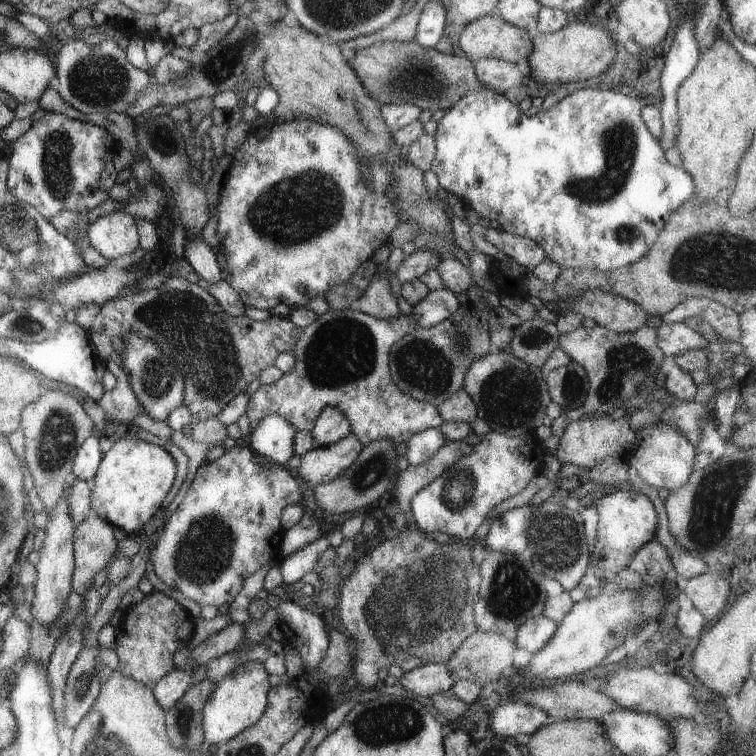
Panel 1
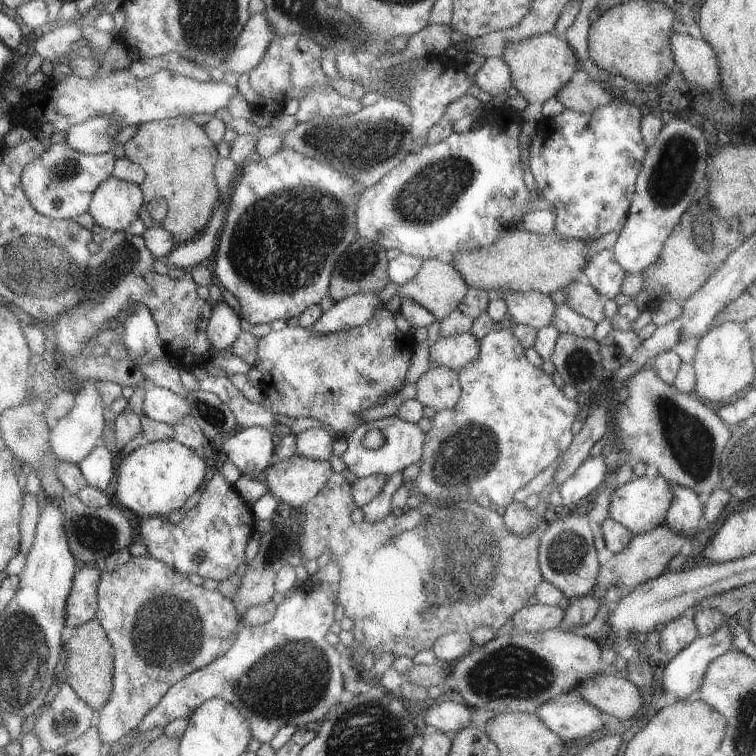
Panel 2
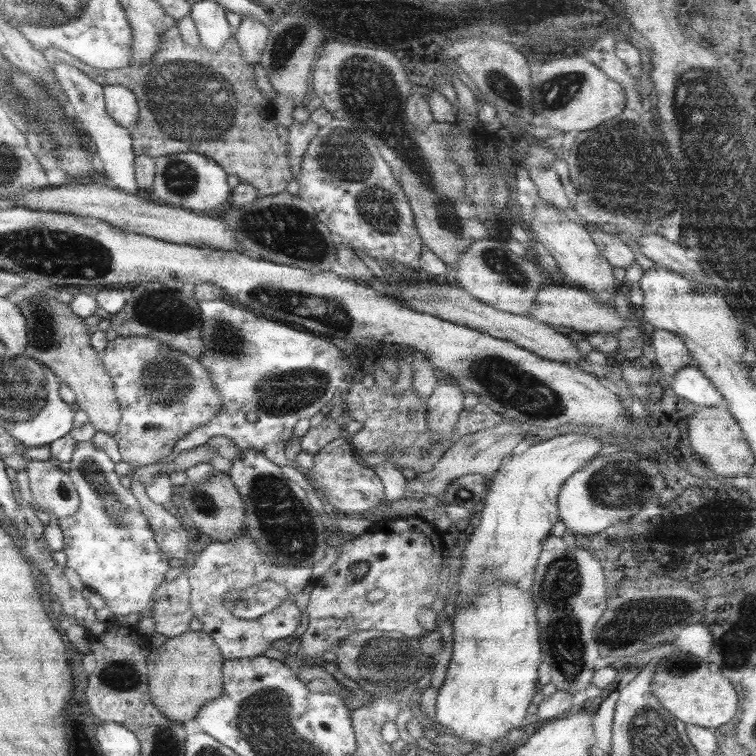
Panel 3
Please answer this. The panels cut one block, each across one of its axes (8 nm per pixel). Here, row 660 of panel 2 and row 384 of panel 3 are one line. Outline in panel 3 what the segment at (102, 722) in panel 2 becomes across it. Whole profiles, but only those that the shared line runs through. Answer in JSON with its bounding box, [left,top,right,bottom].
[100,336,221,467]

